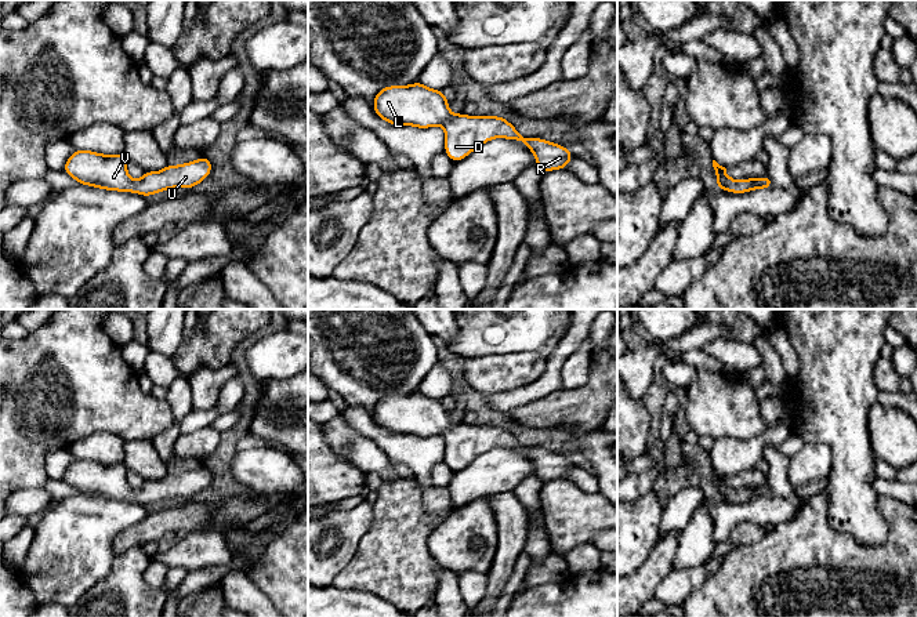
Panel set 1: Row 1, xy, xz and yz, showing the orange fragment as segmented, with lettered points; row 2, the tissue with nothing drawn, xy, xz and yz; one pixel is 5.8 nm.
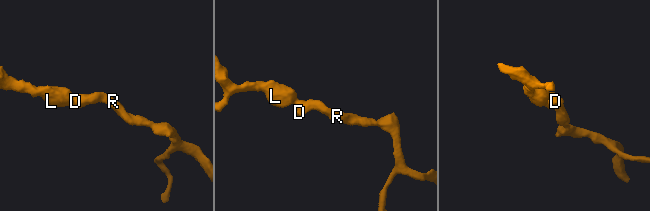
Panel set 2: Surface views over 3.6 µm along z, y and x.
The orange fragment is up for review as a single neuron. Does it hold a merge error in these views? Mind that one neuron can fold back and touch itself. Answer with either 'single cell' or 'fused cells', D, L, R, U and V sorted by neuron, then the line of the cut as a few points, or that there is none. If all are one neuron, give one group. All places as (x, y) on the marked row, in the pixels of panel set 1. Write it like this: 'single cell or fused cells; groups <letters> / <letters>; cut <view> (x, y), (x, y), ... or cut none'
single cell; groups D L R U V; cut none

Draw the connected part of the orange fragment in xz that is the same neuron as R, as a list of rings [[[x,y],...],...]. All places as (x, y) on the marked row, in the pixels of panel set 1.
[[[420,81],[410,86],[383,87],[373,101],[374,113],[392,126],[445,128],[445,153],[454,163],[494,138],[525,144],[543,171],[565,170],[575,155],[559,144],[543,138],[522,137],[503,116],[452,115],[446,94]]]

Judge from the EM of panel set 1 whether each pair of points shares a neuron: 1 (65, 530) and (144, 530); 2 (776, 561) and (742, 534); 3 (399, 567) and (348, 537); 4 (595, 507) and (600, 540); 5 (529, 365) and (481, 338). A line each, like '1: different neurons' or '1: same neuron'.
1: different neurons
2: different neurons
3: different neurons
4: different neurons
5: different neurons

